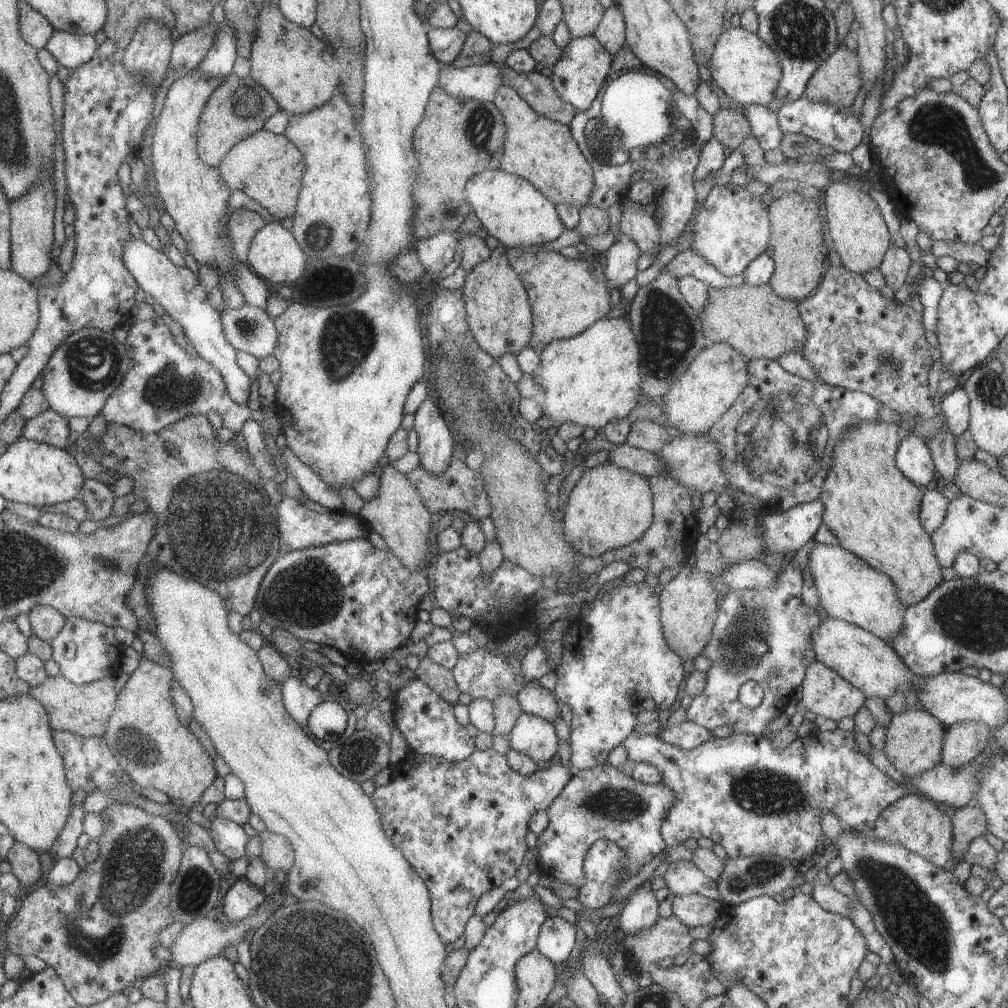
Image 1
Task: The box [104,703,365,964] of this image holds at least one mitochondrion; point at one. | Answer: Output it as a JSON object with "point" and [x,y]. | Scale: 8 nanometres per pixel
{"point":[195,889]}

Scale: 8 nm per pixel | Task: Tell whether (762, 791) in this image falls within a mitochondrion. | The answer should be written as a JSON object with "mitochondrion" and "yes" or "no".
{"mitochondrion":"yes"}

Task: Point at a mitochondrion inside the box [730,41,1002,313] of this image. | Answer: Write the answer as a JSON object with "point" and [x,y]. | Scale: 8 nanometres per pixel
{"point":[935,123]}

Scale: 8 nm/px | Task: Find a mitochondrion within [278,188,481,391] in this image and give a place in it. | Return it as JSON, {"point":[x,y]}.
{"point":[345,341]}

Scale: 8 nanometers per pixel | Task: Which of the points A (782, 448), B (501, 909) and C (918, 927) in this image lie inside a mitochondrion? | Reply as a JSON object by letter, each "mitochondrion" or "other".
{"A":"mitochondrion","B":"other","C":"mitochondrion"}

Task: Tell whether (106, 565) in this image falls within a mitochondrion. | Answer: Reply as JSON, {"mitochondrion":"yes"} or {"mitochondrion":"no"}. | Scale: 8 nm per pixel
{"mitochondrion":"yes"}

